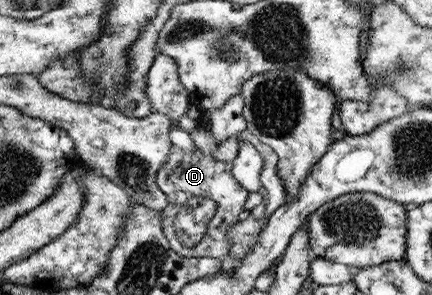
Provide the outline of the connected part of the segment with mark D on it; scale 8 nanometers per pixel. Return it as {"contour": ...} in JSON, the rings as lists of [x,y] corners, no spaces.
{"contour":[[[199,116],[196,119],[197,126],[189,132],[193,143],[196,144],[197,152],[193,155],[193,152],[183,152],[179,146],[172,146],[172,152],[169,154],[169,159],[165,164],[165,168],[159,172],[159,184],[162,189],[164,189],[166,196],[168,197],[168,206],[165,207],[164,220],[167,223],[171,223],[175,218],[175,215],[179,213],[180,205],[182,202],[190,199],[191,197],[205,197],[211,198],[217,204],[216,216],[209,222],[209,228],[207,228],[207,234],[205,238],[187,248],[183,246],[180,240],[176,237],[174,229],[169,225],[166,225],[165,236],[170,242],[170,247],[180,254],[182,257],[195,257],[199,258],[201,256],[209,256],[211,258],[217,258],[222,260],[221,269],[225,276],[231,274],[235,268],[240,267],[239,260],[236,261],[235,258],[228,256],[229,249],[231,249],[231,240],[229,240],[229,229],[235,225],[238,221],[239,214],[244,211],[245,201],[248,200],[248,190],[243,188],[235,178],[231,169],[233,168],[233,161],[217,161],[212,156],[213,151],[216,150],[214,146],[215,138],[211,136],[209,132],[209,121],[207,117],[204,119]]]}

